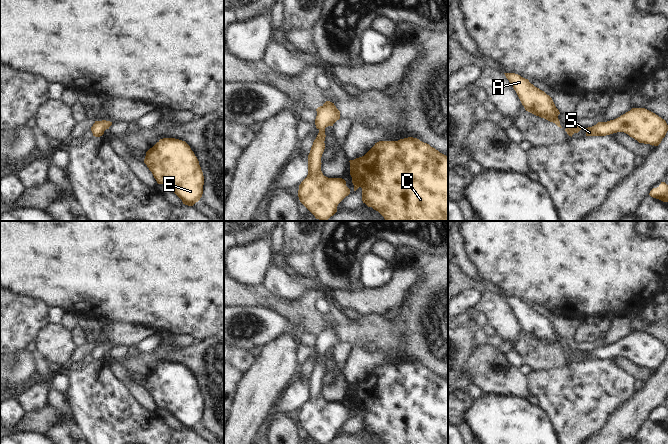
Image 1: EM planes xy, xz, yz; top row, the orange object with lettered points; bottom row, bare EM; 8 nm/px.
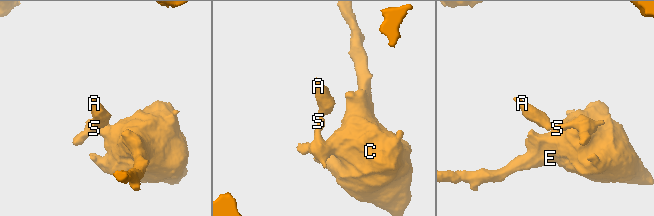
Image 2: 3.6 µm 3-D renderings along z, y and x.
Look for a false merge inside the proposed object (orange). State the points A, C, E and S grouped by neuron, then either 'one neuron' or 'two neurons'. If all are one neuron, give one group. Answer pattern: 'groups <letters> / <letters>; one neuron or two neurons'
groups A C E S; one neuron

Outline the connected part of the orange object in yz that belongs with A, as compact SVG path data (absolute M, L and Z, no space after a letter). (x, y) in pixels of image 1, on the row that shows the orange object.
M504 74L512 84L526 111L553 122L562 128L558 119L560 112L549 95L518 74Z

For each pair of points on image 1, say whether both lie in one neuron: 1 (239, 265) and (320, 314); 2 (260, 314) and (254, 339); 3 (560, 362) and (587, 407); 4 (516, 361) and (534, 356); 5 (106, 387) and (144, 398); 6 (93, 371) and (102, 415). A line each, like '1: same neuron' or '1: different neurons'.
1: different neurons
2: same neuron
3: different neurons
4: different neurons
5: different neurons
6: same neuron

